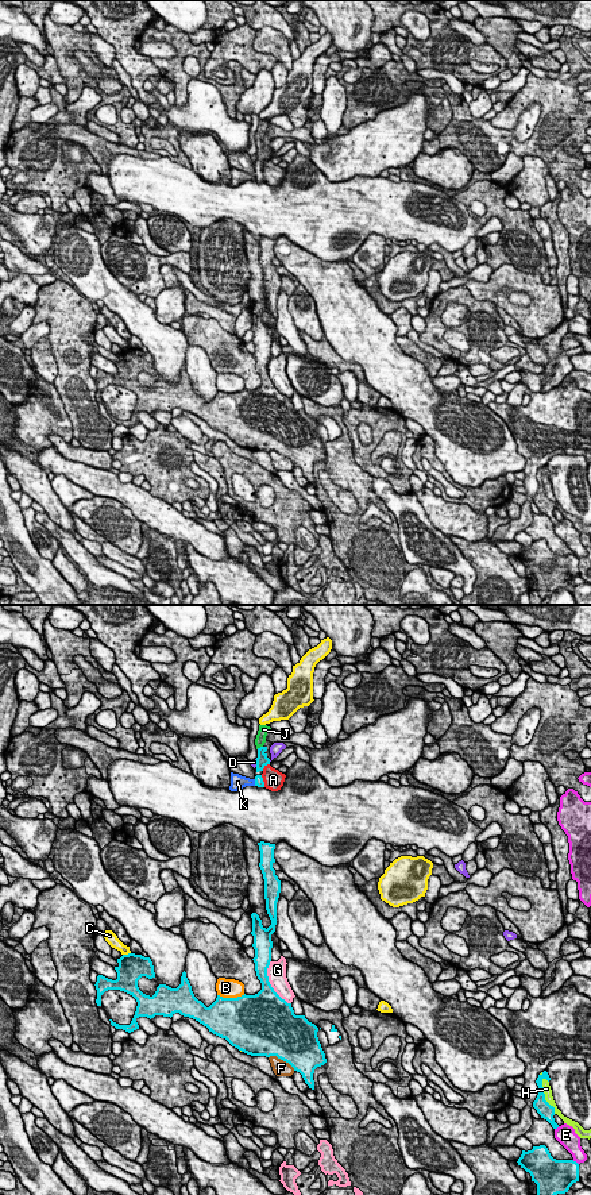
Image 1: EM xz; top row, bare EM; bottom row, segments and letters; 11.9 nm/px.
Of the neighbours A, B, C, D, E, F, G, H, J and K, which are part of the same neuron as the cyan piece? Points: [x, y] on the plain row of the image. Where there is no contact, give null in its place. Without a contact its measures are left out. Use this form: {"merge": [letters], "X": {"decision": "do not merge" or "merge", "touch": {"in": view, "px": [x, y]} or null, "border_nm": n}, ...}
{"merge": ["J"], "A": {"decision": "do not merge", "touch": {"in": "xz", "px": [263, 162]}, "border_nm": 130}, "B": {"decision": "do not merge", "touch": {"in": "xz", "px": [231, 393]}, "border_nm": 340}, "C": {"decision": "do not merge", "touch": {"in": "xz", "px": [126, 350]}, "border_nm": 100}, "D": {"decision": "do not merge", "touch": {"in": "xz", "px": [257, 158]}, "border_nm": 100}, "E": {"decision": "do not merge", "touch": {"in": "xz", "px": [575, 556]}, "border_nm": 100}, "F": {"decision": "do not merge", "touch": {"in": "xz", "px": [282, 454]}, "border_nm": 360}, "G": {"decision": "do not merge", "touch": {"in": "xz", "px": [269, 378]}, "border_nm": 600}, "H": {"decision": "do not merge", "touch": {"in": "xz", "px": [544, 490]}, "border_nm": 460}, "J": {"decision": "merge", "touch": {"in": "xz", "px": [261, 142]}, "border_nm": 90}, "K": {"decision": "do not merge", "touch": {"in": "xz", "px": [255, 177]}, "border_nm": 80}}

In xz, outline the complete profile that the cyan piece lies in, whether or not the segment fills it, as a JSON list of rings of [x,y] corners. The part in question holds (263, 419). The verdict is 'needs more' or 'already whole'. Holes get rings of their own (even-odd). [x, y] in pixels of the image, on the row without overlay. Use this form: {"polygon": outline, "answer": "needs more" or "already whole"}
{"polygon": [[[260,236],[259,262],[264,274],[266,305],[271,320],[266,324],[256,308],[251,309],[256,371],[262,385],[255,390],[237,393],[223,393],[206,402],[198,396],[192,381],[182,367],[181,379],[171,383],[159,379],[152,392],[143,389],[138,382],[142,371],[155,373],[154,361],[150,352],[128,348],[117,354],[115,362],[117,374],[112,375],[103,370],[97,371],[97,401],[101,401],[101,390],[108,385],[120,385],[132,390],[136,397],[136,406],[130,420],[119,420],[111,416],[116,424],[128,428],[139,424],[139,412],[154,413],[155,410],[173,412],[179,408],[206,421],[213,429],[225,433],[232,442],[251,451],[277,451],[289,458],[300,467],[314,485],[313,469],[317,462],[327,458],[325,448],[317,432],[318,423],[309,417],[305,410],[296,410],[291,398],[282,394],[271,382],[267,363],[271,356],[271,329],[277,320],[277,297],[281,288],[281,275],[275,270],[273,259],[275,239]]], "answer": "already whole"}

